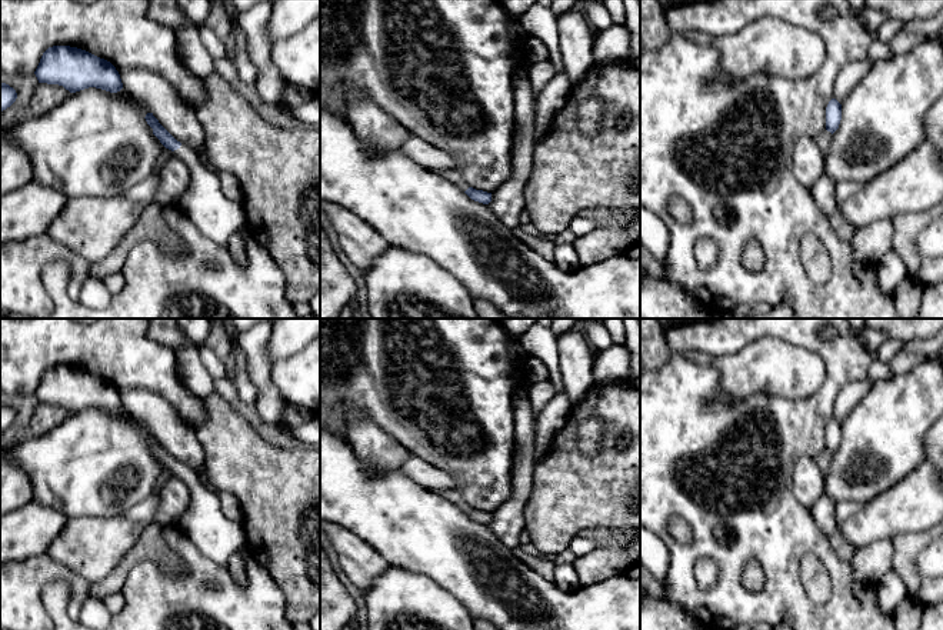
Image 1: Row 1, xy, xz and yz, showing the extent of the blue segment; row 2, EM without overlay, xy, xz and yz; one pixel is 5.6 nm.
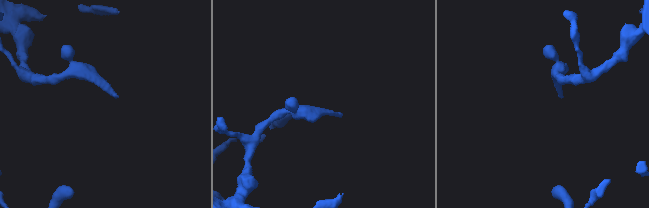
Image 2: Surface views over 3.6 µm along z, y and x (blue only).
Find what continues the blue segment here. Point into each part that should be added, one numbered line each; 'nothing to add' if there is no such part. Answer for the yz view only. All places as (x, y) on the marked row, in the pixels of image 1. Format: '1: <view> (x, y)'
1: yz (825, 143)

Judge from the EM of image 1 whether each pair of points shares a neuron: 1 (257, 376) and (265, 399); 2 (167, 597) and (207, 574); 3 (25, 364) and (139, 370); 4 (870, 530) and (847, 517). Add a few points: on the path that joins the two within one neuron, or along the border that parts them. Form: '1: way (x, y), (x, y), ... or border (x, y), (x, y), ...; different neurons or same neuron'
1: way (263, 382), (265, 393); same neuron
2: way (175, 586), (196, 574); same neuron
3: way (53, 352), (110, 352); same neuron
4: way (865, 524), (853, 520); same neuron

